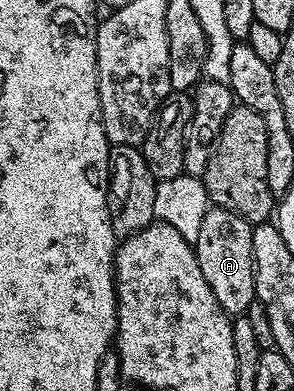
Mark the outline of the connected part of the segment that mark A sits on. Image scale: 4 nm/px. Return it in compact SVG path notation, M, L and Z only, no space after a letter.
M211 207L206 210L200 223L200 231L193 238L194 254L198 260L204 279L208 279L208 287L212 287L212 295L216 295L216 303L228 315L242 315L253 301L254 291L254 248L252 235L254 230L250 222L227 209Z

